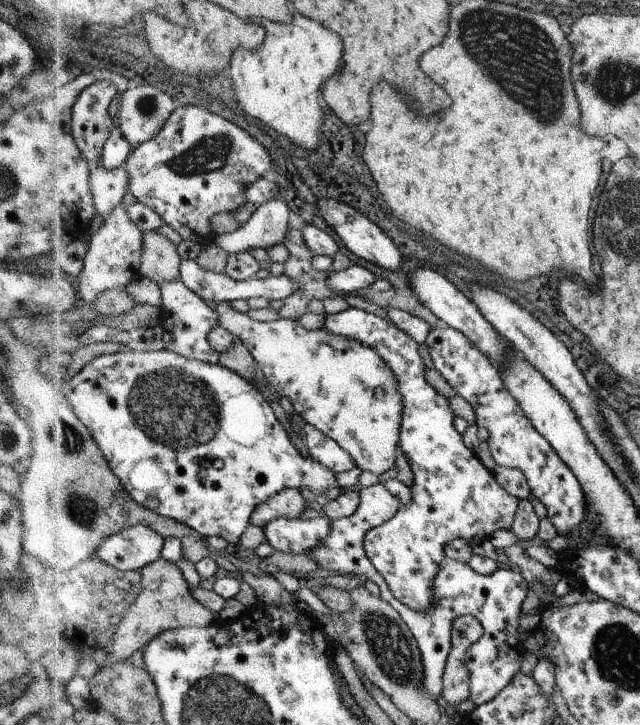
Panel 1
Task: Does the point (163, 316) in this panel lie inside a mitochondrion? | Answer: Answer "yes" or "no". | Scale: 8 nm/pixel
no

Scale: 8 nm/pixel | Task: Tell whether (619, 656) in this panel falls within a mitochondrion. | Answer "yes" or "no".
yes

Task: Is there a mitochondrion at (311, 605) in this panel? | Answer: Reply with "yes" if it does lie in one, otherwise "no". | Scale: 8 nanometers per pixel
no

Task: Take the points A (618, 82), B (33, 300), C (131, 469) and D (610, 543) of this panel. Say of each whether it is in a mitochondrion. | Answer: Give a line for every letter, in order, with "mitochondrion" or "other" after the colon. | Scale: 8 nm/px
A: mitochondrion
B: other
C: other
D: other

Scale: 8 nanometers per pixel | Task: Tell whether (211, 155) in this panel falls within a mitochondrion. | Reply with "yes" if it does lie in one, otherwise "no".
yes

